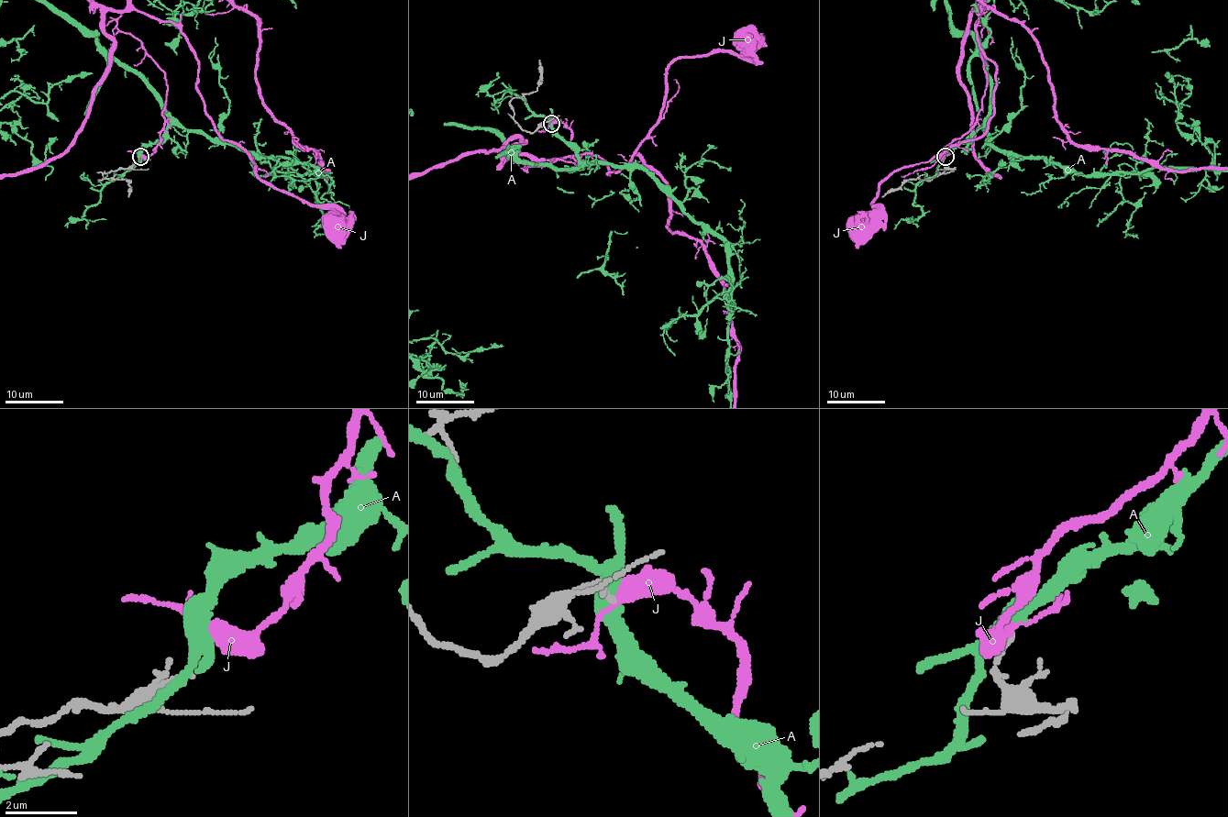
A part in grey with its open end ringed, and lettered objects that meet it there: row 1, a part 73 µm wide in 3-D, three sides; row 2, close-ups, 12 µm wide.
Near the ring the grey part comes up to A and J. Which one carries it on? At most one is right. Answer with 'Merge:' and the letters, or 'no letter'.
Merge: no letter

